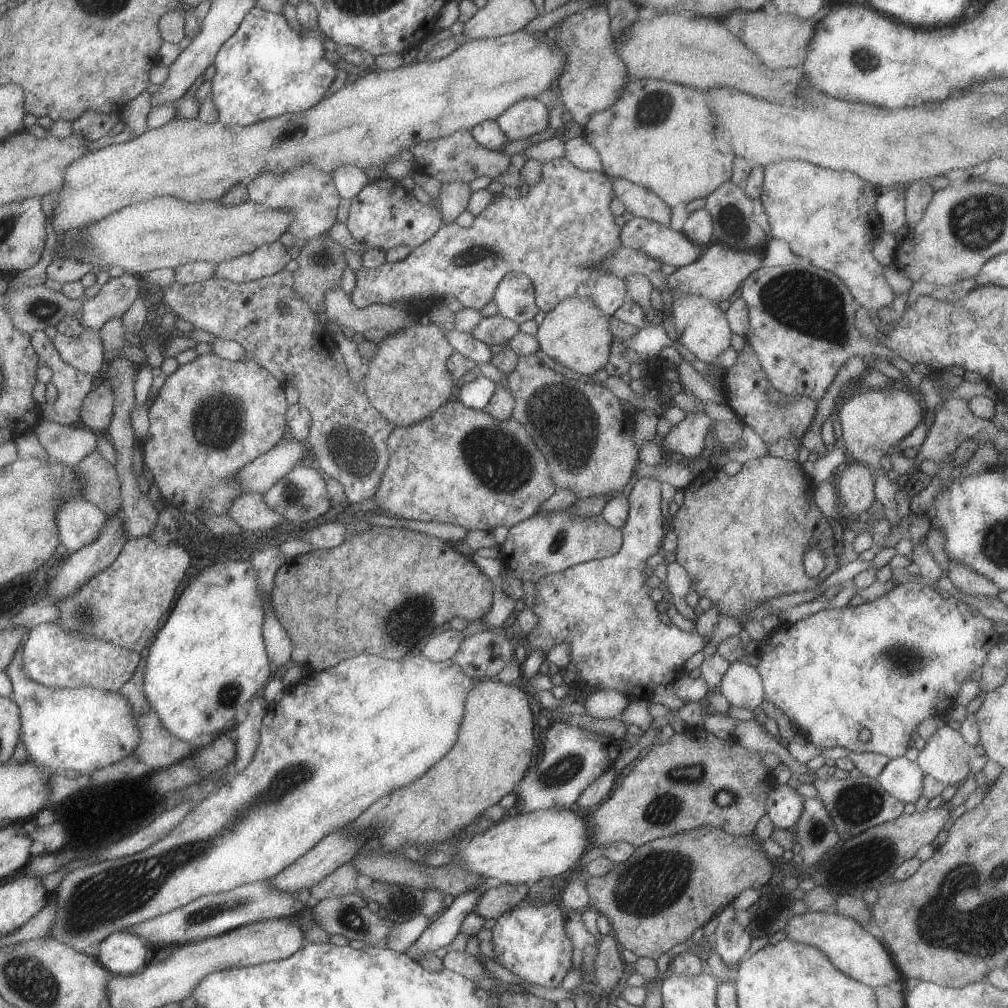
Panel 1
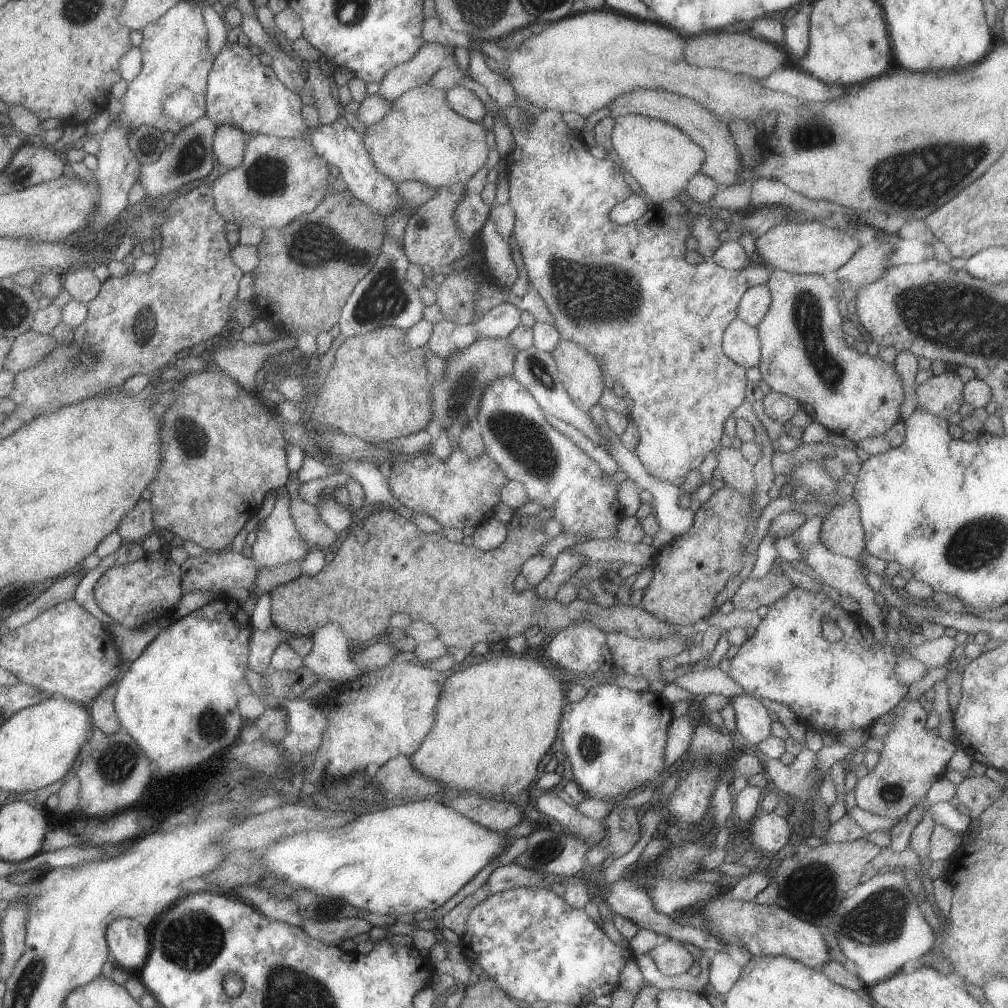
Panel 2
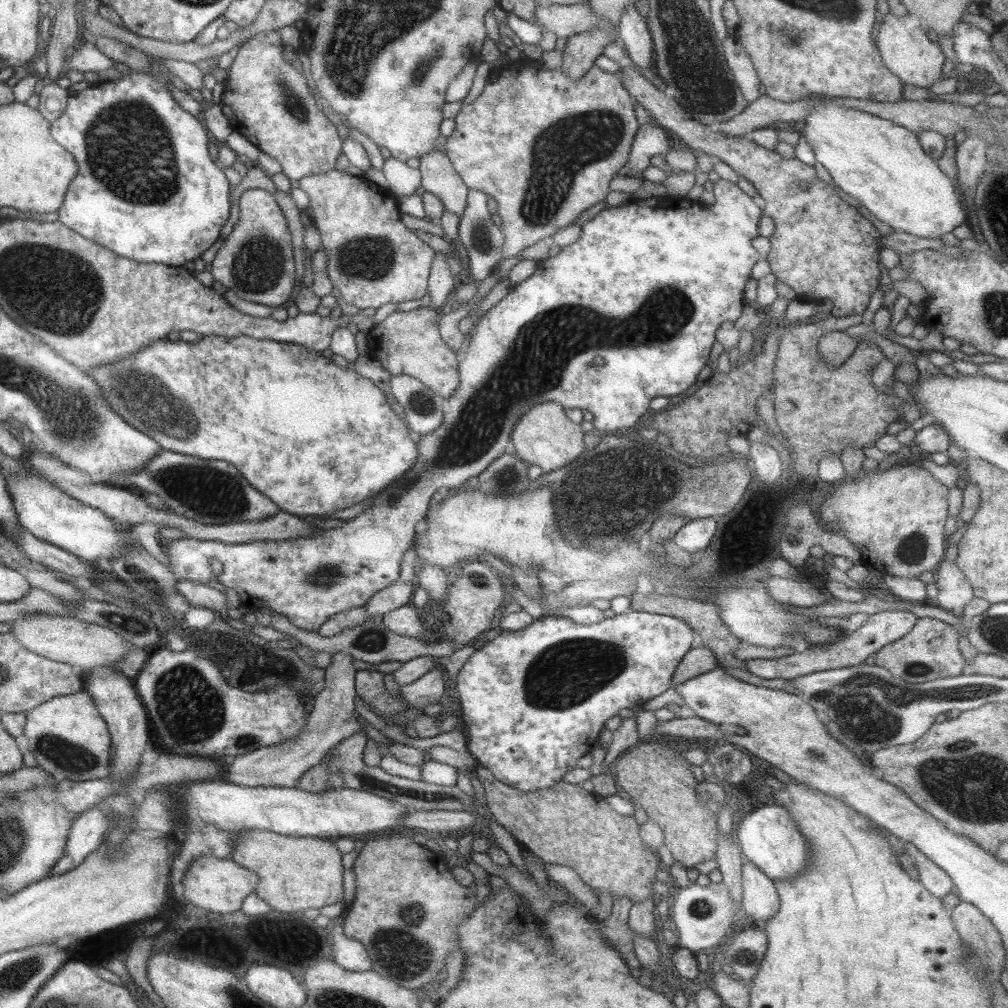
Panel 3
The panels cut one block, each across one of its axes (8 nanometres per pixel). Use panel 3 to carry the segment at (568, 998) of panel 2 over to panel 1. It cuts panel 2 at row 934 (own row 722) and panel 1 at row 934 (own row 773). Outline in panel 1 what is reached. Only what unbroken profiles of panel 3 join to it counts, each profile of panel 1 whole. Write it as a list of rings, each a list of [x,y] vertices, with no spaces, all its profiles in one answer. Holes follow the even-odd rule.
[[[524,897],[520,904],[503,912],[500,918],[495,918],[489,925],[496,960],[520,980],[552,989],[558,987],[566,974],[574,968],[574,947],[564,932],[564,913],[560,911],[556,900],[534,902]]]

